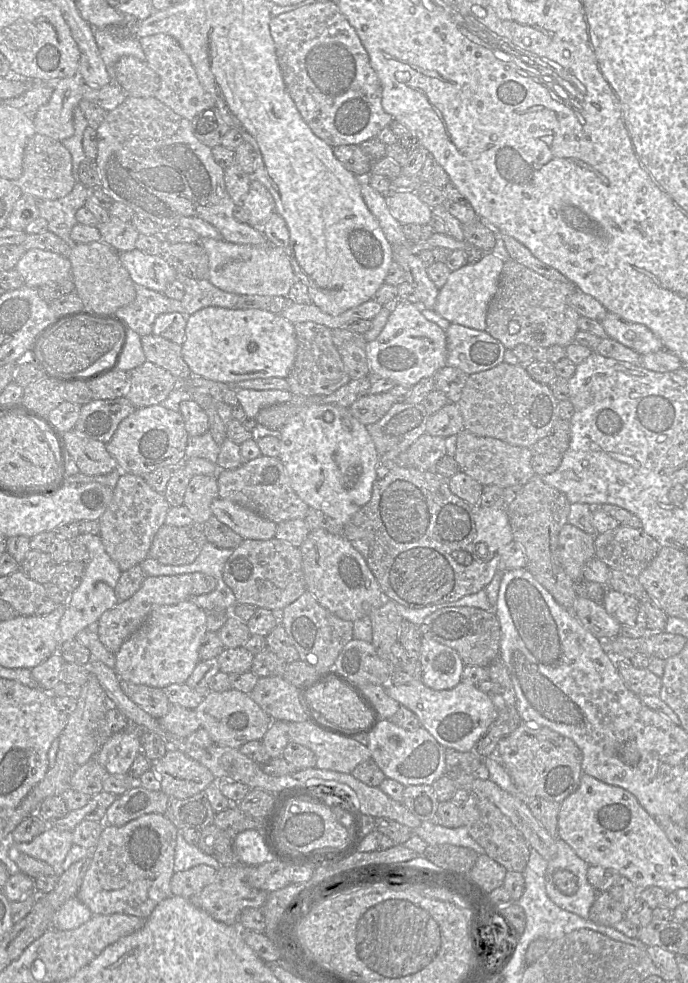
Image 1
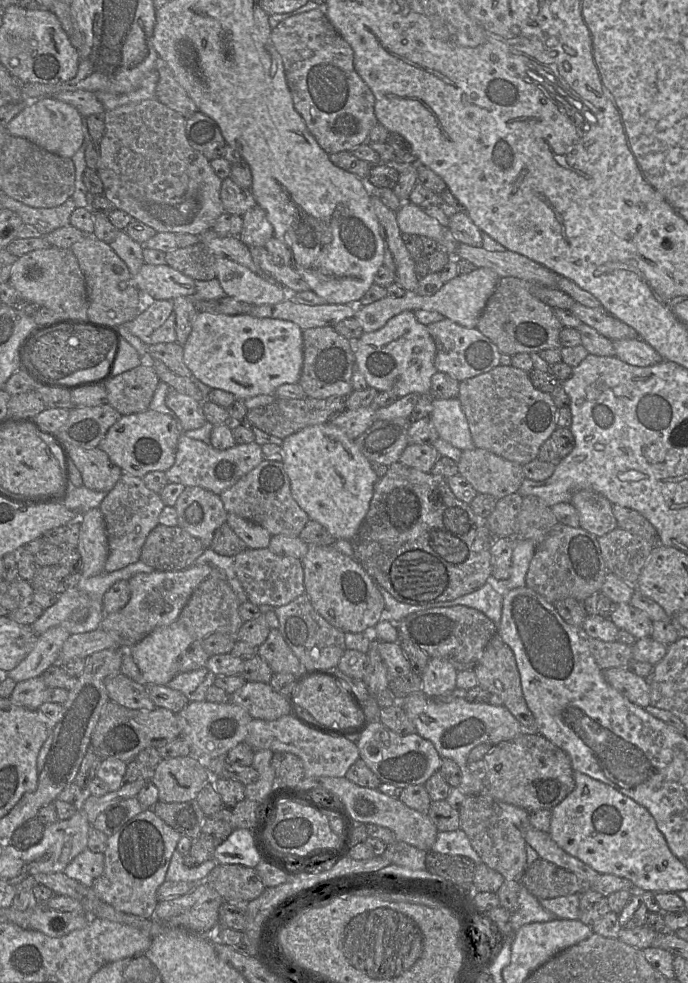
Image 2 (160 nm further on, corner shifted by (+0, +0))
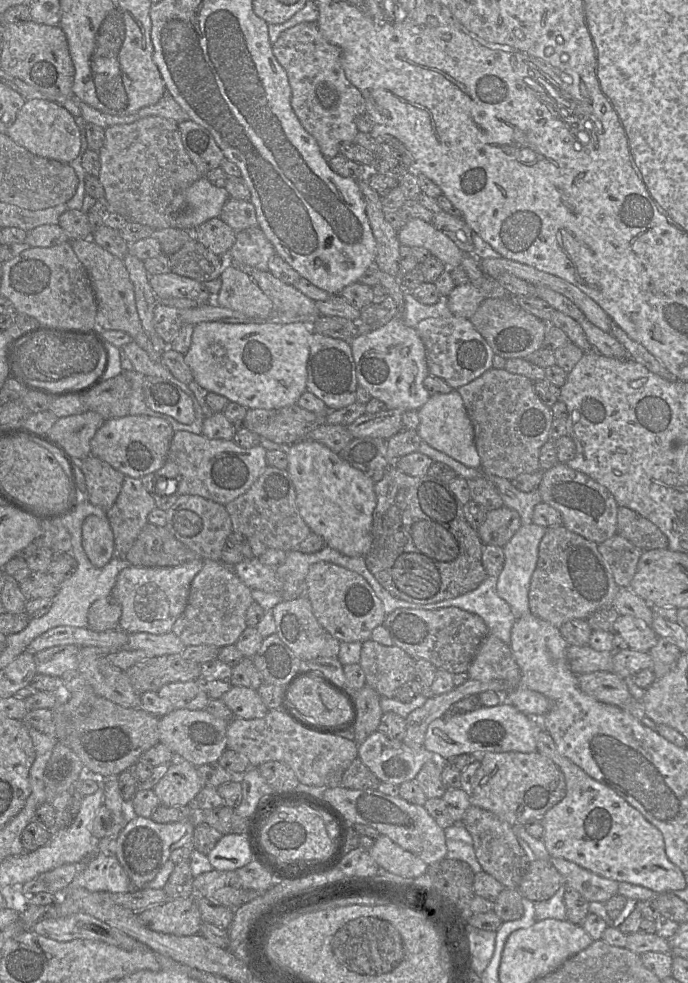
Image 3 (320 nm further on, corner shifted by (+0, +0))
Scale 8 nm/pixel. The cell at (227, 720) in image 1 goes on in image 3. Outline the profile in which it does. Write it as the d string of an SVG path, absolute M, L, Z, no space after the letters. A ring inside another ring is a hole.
M174 709L159 718L159 742L168 747L176 756L195 767L216 762L227 749L226 731L230 720L218 718L205 709Z

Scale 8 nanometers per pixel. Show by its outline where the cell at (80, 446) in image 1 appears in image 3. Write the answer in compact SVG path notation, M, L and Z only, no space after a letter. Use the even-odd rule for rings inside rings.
M93 455L78 461L78 467L86 481L86 500L107 512L121 491L125 475Z

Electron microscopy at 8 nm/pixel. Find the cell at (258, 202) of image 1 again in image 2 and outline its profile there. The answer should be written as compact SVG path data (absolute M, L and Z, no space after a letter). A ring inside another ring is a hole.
M258 204L247 210L242 218L242 230L238 238L246 246L264 247L267 241L274 236L274 228L265 210Z

